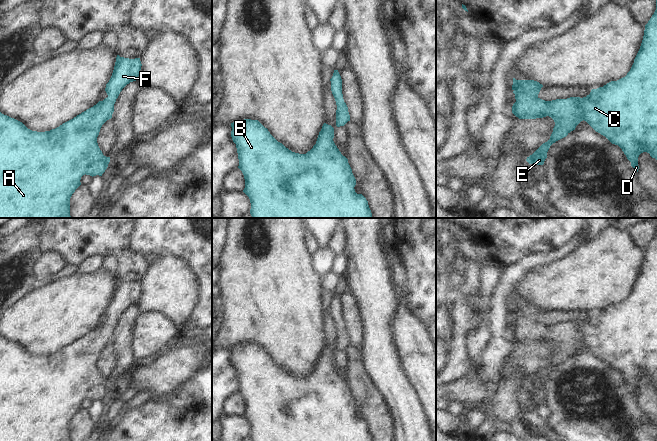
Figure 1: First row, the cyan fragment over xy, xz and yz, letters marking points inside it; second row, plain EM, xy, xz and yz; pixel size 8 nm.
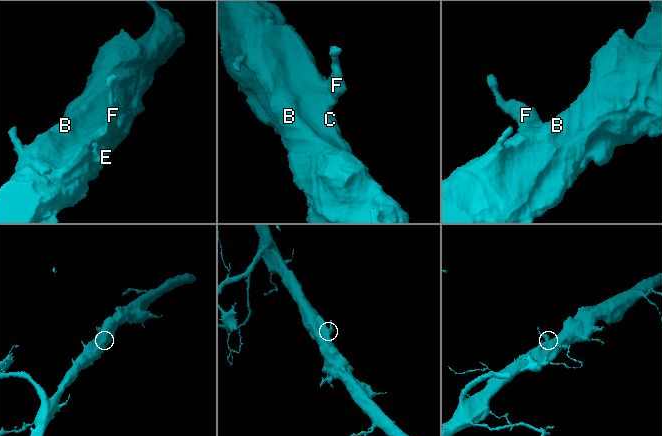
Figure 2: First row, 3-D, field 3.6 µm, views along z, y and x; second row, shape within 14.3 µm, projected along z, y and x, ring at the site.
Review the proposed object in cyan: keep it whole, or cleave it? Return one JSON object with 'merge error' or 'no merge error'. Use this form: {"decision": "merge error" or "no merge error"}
{"decision": "no merge error"}

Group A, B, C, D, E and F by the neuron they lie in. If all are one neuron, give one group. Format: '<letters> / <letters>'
A B C D E F

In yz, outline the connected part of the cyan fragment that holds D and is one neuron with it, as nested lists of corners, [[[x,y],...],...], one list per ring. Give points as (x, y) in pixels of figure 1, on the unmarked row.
[[[656,219],[656,234],[648,247],[645,249],[645,254],[644,254],[644,260],[643,264],[640,270],[640,273],[634,283],[634,287],[630,293],[630,295],[627,297],[627,299],[617,305],[611,305],[604,309],[603,311],[599,311],[597,313],[592,313],[590,318],[587,319],[586,321],[580,322],[580,321],[570,321],[567,323],[556,323],[552,325],[545,325],[542,324],[538,321],[538,318],[543,311],[542,308],[540,308],[537,305],[534,304],[516,304],[513,302],[513,309],[512,309],[512,314],[513,317],[515,318],[515,323],[516,326],[512,330],[512,337],[518,341],[519,343],[536,343],[536,342],[543,342],[546,340],[551,341],[554,346],[555,350],[553,352],[553,356],[550,360],[550,363],[543,367],[532,379],[527,381],[526,385],[529,388],[536,388],[536,389],[543,389],[545,383],[547,382],[547,376],[550,372],[550,370],[555,367],[556,365],[566,361],[571,355],[575,354],[576,350],[581,346],[581,345],[586,345],[596,356],[600,357],[601,359],[605,360],[612,368],[618,369],[624,378],[626,379],[627,383],[631,386],[631,390],[638,396],[639,390],[638,390],[638,381],[641,377],[647,376],[650,378],[652,382],[655,382],[657,384],[657,219]]]

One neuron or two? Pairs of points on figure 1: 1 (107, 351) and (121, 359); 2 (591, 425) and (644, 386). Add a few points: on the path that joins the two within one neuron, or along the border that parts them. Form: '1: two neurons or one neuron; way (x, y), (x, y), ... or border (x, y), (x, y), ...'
1: two neurons; border (111, 342), (115, 353), (115, 366), (109, 379)
2: two neurons; border (637, 396), (637, 404), (646, 416)

